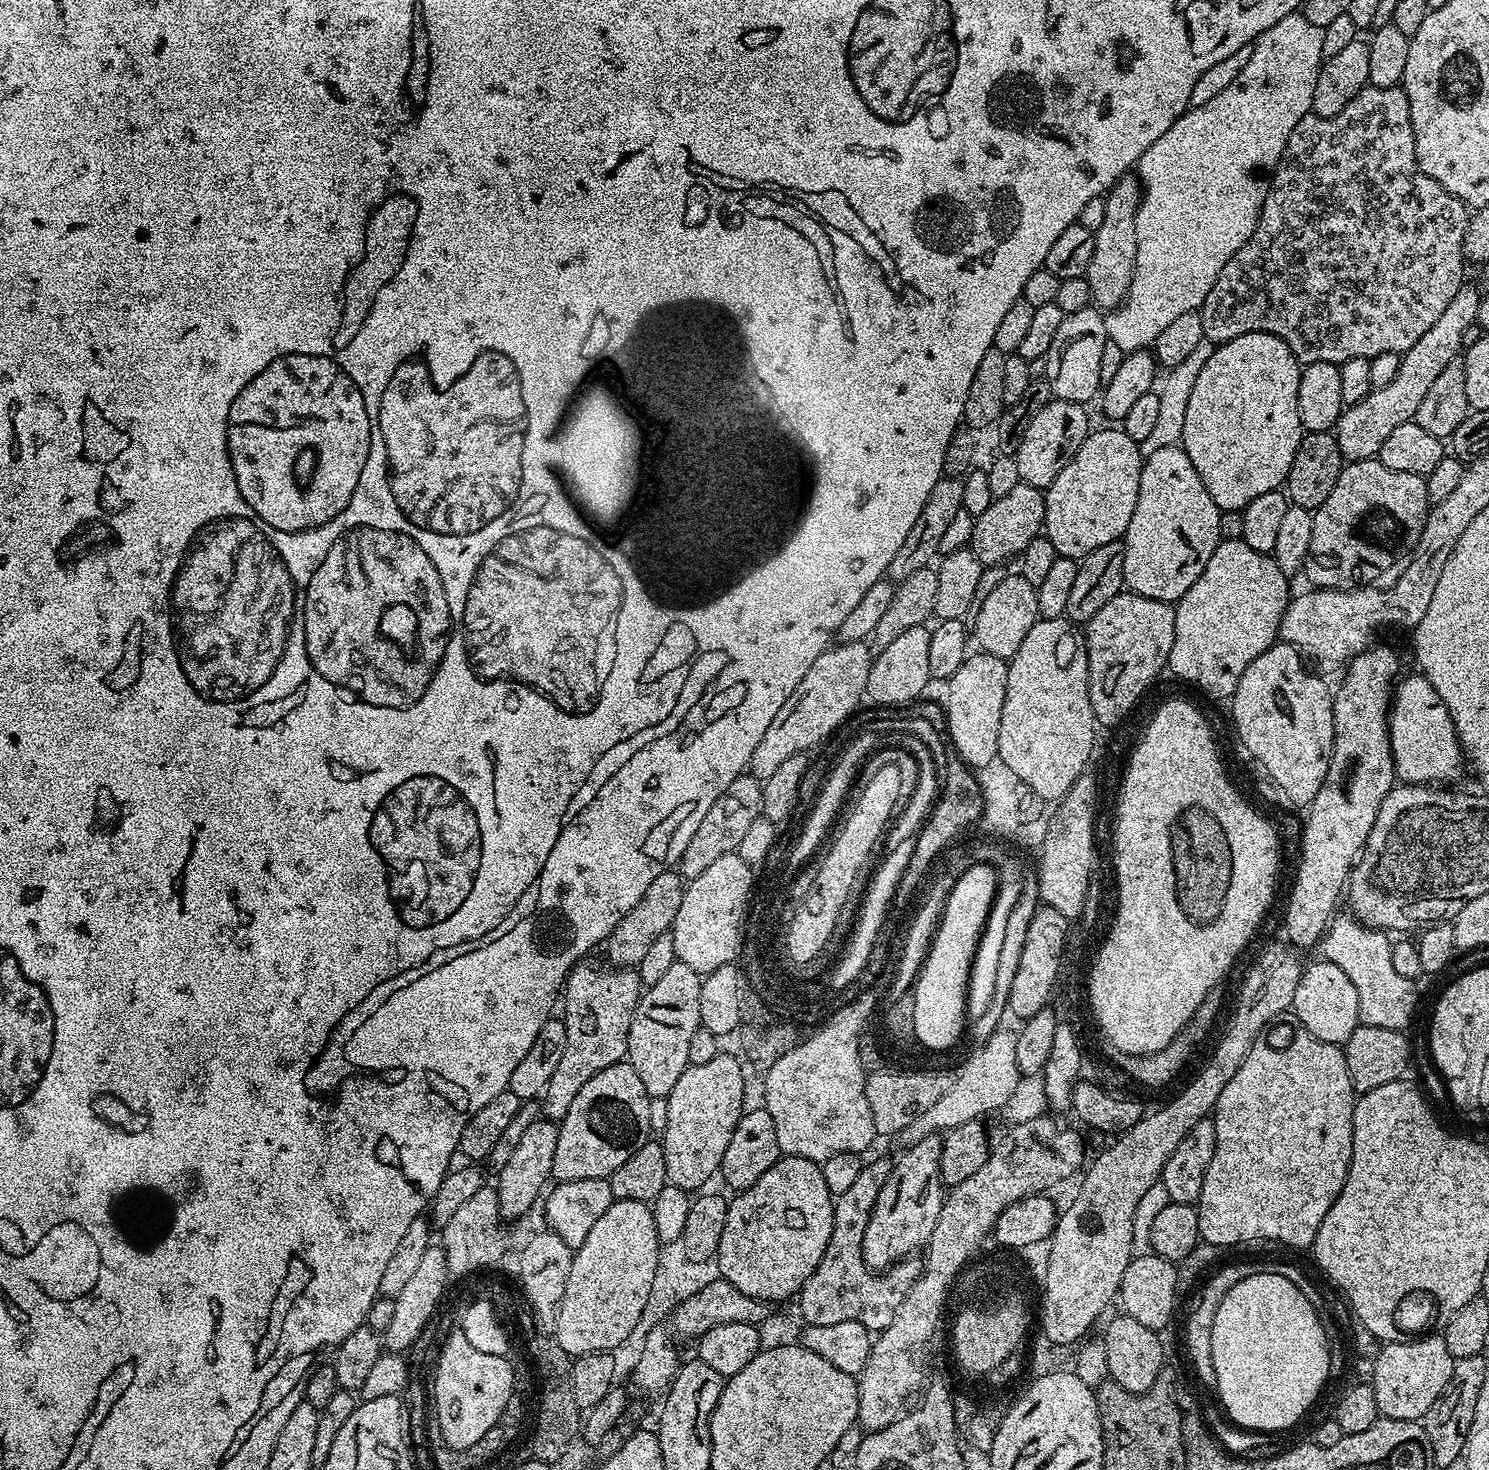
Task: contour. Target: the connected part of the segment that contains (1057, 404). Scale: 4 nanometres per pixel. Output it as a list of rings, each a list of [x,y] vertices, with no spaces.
[[[1053,398],[1048,401],[1046,406],[1042,406],[1042,410],[1038,410],[1038,414],[1034,414],[1030,426],[1026,426],[1026,430],[1022,434],[1015,455],[1018,462],[1018,474],[1023,483],[1047,490],[1050,482],[1054,482],[1054,478],[1058,478],[1058,470],[1062,470],[1062,466],[1066,466],[1068,459],[1088,437],[1090,431],[1088,410],[1085,405]]]

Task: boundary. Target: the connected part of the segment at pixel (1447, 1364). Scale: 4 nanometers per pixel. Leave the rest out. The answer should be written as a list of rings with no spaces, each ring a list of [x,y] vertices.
[[[1425,1334],[1411,1340],[1385,1343],[1377,1354],[1371,1381],[1381,1417],[1423,1421],[1426,1410],[1430,1410],[1430,1406],[1438,1402],[1442,1390],[1446,1390],[1453,1370],[1454,1360],[1450,1350],[1446,1350],[1443,1335]]]

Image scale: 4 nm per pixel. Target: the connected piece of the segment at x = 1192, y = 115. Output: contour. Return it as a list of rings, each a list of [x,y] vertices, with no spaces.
[[[1293,14],[1282,18],[1282,22],[1274,22],[1274,26],[1270,26],[1270,30],[1263,32],[1251,45],[1248,61],[1242,66],[1241,72],[1230,83],[1230,86],[1211,98],[1210,102],[1206,102],[1205,105],[1192,106],[1189,107],[1188,111],[1181,112],[1179,118],[1172,121],[1170,130],[1166,130],[1166,134],[1162,134],[1162,138],[1158,138],[1158,142],[1154,142],[1154,146],[1150,146],[1150,150],[1146,150],[1146,154],[1142,154],[1138,165],[1138,179],[1142,185],[1142,195],[1140,207],[1136,210],[1134,225],[1136,269],[1132,272],[1132,281],[1123,304],[1119,308],[1109,311],[1104,317],[1109,344],[1118,346],[1118,350],[1122,350],[1125,354],[1151,349],[1155,345],[1158,334],[1162,334],[1162,330],[1166,330],[1166,326],[1170,326],[1170,322],[1174,322],[1174,318],[1195,312],[1203,306],[1206,294],[1210,294],[1210,286],[1214,286],[1214,282],[1218,282],[1218,274],[1222,274],[1222,266],[1226,266],[1226,262],[1230,262],[1230,258],[1234,258],[1234,254],[1238,254],[1241,246],[1252,237],[1260,221],[1260,208],[1264,205],[1264,199],[1268,193],[1270,177],[1280,165],[1280,159],[1286,150],[1286,142],[1290,138],[1294,126],[1298,126],[1300,119],[1312,112],[1314,82],[1318,82],[1320,66],[1324,60],[1322,54],[1323,33],[1324,29],[1308,22],[1302,14]]]

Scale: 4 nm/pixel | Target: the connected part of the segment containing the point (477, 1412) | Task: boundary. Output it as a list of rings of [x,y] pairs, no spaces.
[[[452,1330],[449,1334],[448,1341],[441,1346],[440,1357],[436,1360],[436,1381],[432,1384],[432,1396],[436,1399],[434,1413],[441,1426],[441,1436],[451,1449],[461,1450],[472,1446],[472,1440],[482,1435],[482,1429],[488,1428],[490,1421],[496,1420],[496,1416],[503,1409],[506,1390],[518,1377],[518,1372],[512,1369],[510,1361],[508,1356],[486,1354],[483,1350],[470,1346],[466,1334],[458,1330]]]

